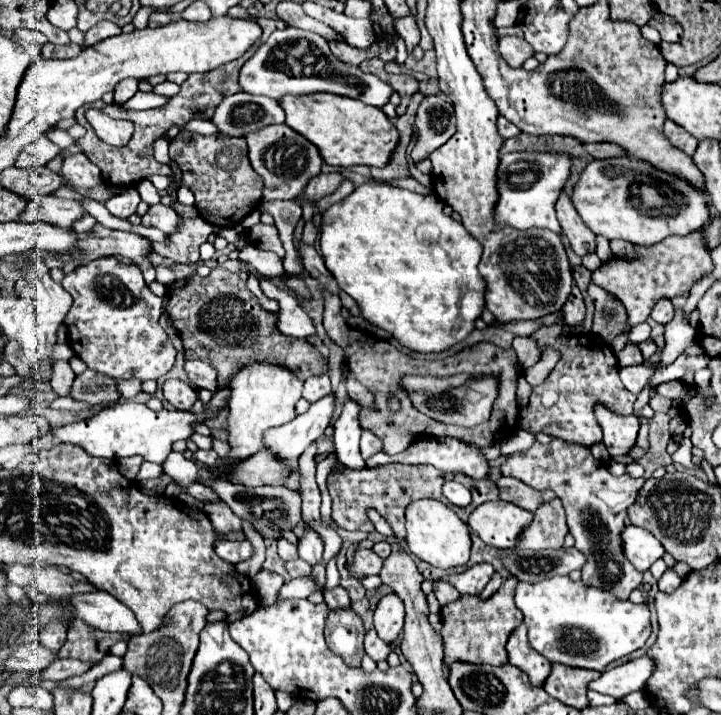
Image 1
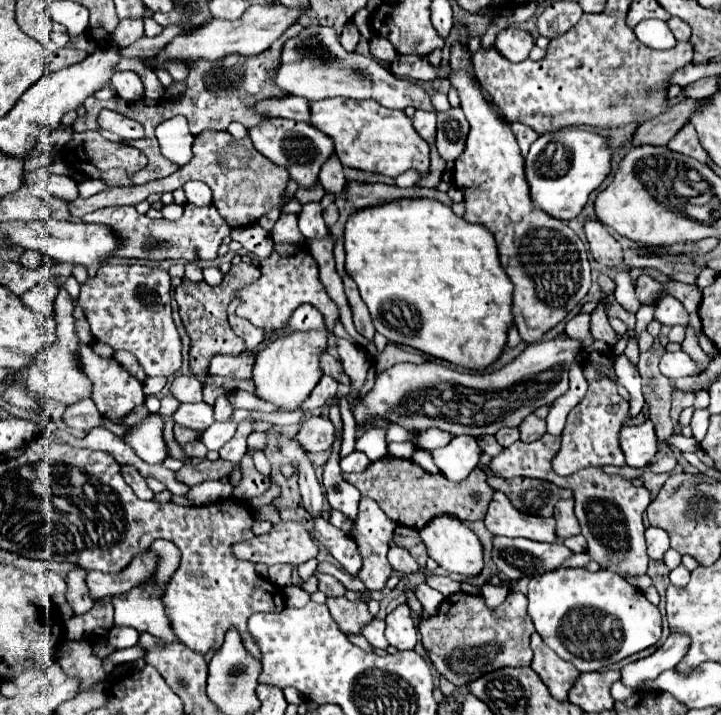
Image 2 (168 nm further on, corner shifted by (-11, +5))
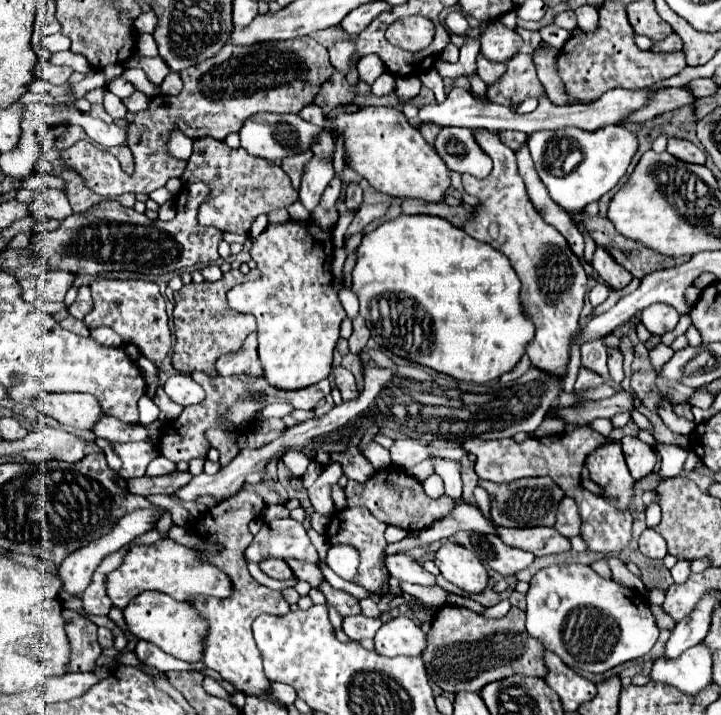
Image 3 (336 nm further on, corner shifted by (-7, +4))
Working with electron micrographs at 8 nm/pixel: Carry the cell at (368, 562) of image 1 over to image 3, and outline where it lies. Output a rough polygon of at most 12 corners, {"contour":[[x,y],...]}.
{"contour":[[344,508],[330,518],[332,546],[358,550],[356,582],[380,590],[386,570],[386,524],[366,508]]}

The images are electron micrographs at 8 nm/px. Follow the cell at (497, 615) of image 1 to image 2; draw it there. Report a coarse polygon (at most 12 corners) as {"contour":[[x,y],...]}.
{"contour":[[450,595],[418,631],[458,687],[532,661],[526,595]]}

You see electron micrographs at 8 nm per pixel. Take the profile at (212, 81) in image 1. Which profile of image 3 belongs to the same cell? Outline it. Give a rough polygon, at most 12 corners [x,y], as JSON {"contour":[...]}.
{"contour":[[310,36],[226,44],[118,120],[136,194],[182,176],[172,130],[224,140],[298,114],[332,70]]}

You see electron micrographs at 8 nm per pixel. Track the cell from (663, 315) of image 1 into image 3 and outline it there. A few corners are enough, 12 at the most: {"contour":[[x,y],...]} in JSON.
{"contour":[[668,304],[642,310],[642,324],[650,334],[676,328],[678,314]]}

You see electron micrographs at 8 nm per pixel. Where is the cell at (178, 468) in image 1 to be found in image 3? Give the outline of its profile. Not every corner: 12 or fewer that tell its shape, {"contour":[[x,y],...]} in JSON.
{"contour":[[162,388],[154,394],[160,420],[178,418],[182,406],[172,402]]}

